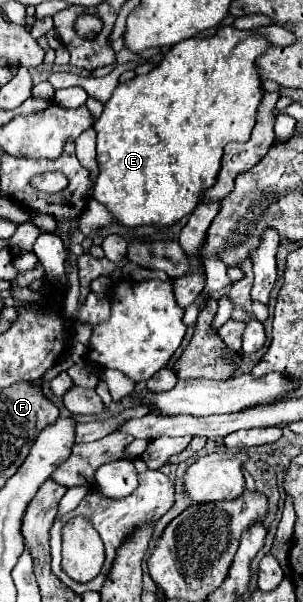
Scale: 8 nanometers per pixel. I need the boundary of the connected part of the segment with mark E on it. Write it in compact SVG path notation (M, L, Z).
M224 27L214 37L174 45L156 69L146 75L136 75L114 89L102 115L94 123L98 175L92 199L110 211L116 225L126 229L142 225L170 227L194 211L202 193L210 189L218 177L224 145L230 141L246 141L254 129L256 109L262 99L262 79L254 61L268 45L260 35Z

